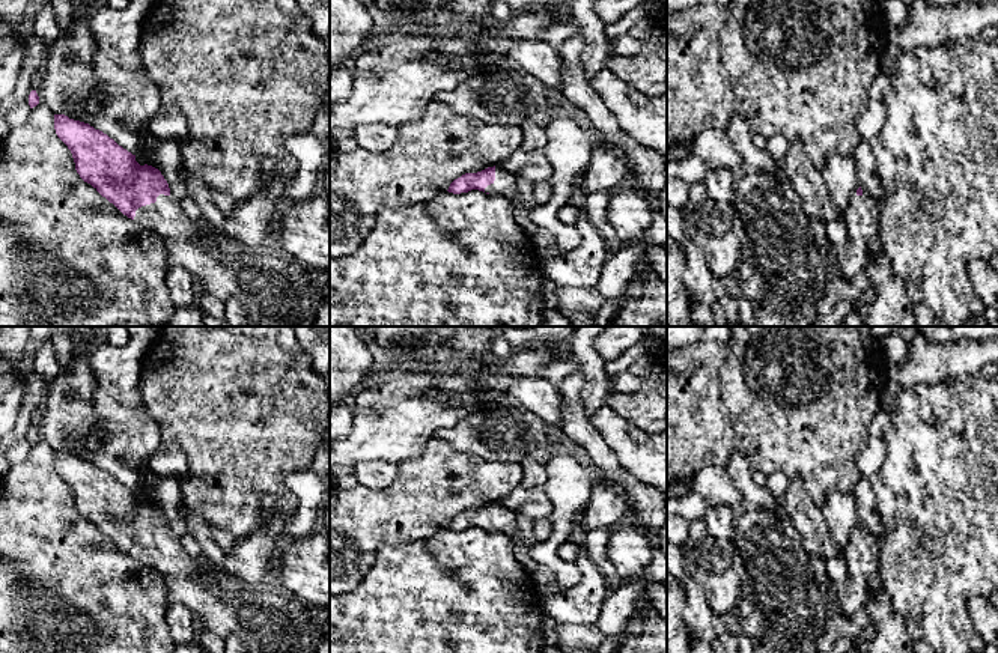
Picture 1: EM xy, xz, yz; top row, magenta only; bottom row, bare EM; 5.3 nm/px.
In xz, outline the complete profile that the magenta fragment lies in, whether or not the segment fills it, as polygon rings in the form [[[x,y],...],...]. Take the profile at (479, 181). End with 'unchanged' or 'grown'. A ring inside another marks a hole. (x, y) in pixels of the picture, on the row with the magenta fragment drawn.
[[[494,166],[477,173],[462,175],[450,184],[447,191],[461,194],[471,190],[512,199],[518,193],[518,178],[500,166]]]; grown

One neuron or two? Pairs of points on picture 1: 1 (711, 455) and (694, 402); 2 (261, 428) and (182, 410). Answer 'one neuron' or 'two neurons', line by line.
1: one neuron
2: one neuron

